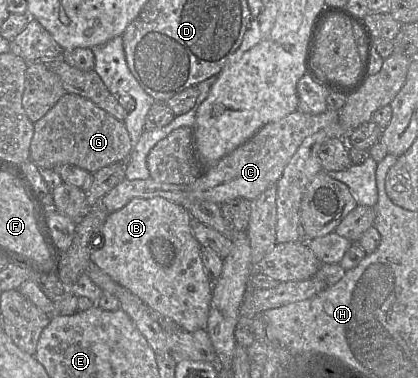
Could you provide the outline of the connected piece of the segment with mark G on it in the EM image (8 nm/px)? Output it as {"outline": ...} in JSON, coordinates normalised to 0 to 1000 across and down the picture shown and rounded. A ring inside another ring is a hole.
{"outline":[[[156,249],[132,280],[81,325],[69,423],[91,444],[175,437],[215,458],[289,429],[316,397],[309,352],[292,320],[179,249]]]}

